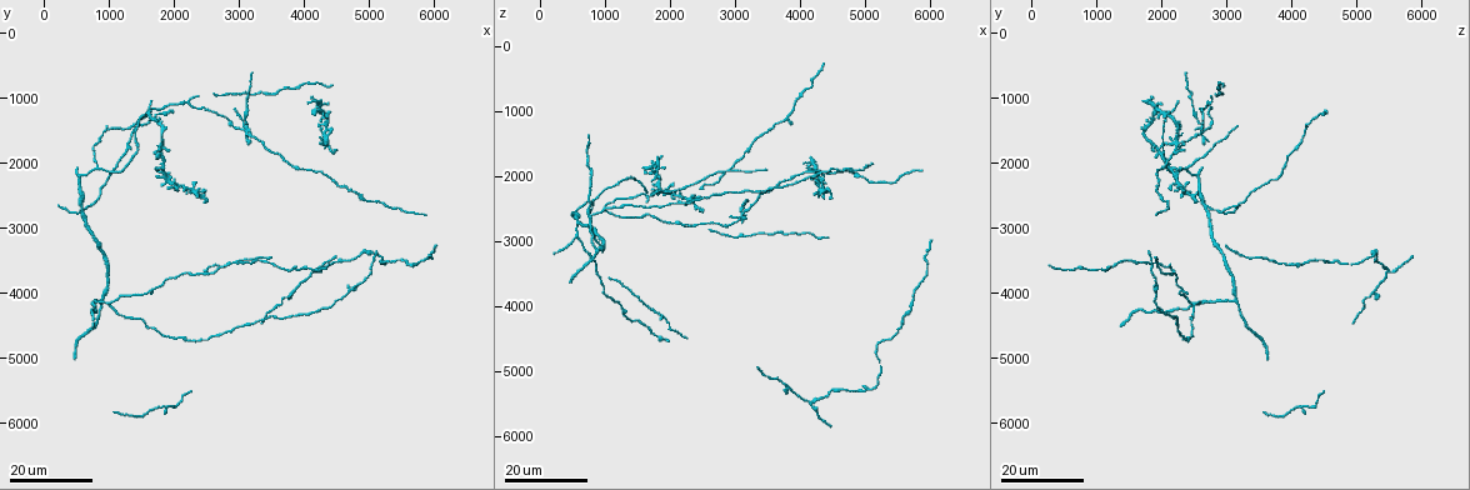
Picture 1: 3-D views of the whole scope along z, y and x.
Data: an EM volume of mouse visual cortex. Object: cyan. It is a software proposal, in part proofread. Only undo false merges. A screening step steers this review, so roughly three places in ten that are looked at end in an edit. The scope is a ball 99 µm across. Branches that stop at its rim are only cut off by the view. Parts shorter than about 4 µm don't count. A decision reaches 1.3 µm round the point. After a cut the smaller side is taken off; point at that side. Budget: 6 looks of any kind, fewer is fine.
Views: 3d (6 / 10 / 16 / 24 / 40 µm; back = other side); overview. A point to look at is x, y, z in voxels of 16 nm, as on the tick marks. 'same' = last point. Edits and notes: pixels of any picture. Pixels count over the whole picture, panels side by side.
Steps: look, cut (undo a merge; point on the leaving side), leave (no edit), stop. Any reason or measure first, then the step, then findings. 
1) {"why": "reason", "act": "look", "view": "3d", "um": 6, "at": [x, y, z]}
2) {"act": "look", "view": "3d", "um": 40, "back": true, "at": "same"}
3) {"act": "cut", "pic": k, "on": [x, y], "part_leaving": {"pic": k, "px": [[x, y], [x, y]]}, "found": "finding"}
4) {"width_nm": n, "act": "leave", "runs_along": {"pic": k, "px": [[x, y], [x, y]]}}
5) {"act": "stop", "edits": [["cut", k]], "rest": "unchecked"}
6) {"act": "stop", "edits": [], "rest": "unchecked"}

{"why": "narrows sharply", "act": "look", "view": "3d", "um": 16, "at": [1750, 5700, 4050]}

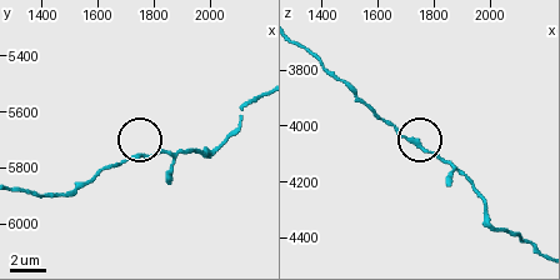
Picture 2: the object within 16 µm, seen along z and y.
{"why": "closer look", "act": "look", "view": "3d", "um": 6, "at": [1790, 5750, 4110]}

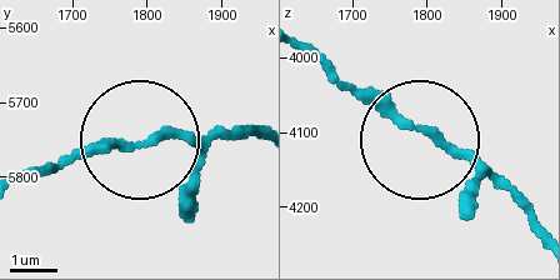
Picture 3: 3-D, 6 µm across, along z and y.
{"act": "leave", "found": "continuous, no second neuron"}

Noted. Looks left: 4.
{"act": "look", "view": "3d", "um": 24, "at": [3650, 4150, 5150]}

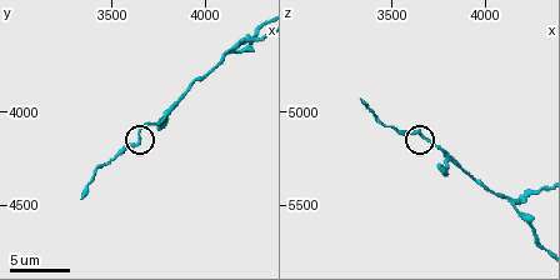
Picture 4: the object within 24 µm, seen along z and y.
{"why": "closer look", "act": "look", "view": "3d", "um": 6, "at": [3640, 4160, 5120]}

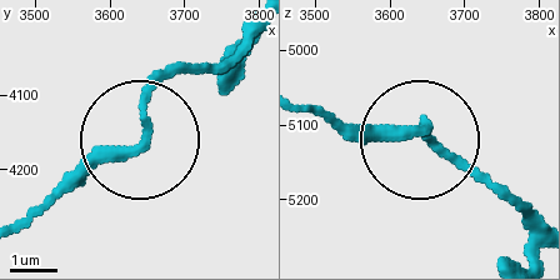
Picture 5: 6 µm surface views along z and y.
{"act": "leave", "runs_along": {"pic": 5, "px": [[533, 225], [425, 129], [334, 129]]}, "found": "continuous, no second neuron"}

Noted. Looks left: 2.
{"act": "look", "view": "3d", "um": 16, "at": [4140, 3680, 5500]}

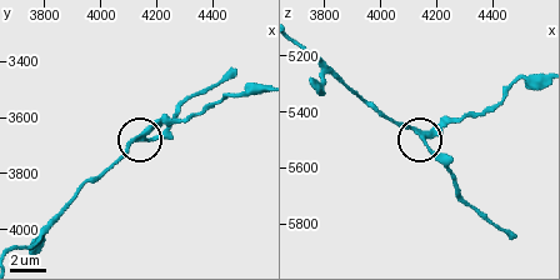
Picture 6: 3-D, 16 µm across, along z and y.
{"act": "look", "view": "3d", "um": 16, "back": true, "at": [4150, 3660, 5490]}

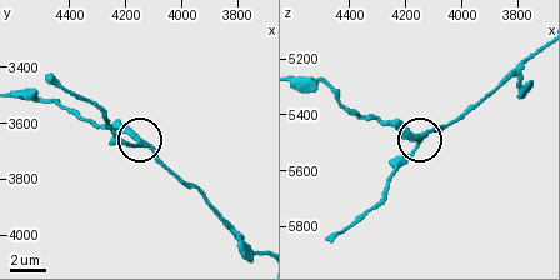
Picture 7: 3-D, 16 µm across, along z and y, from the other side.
{"width_nm": 240, "act": "leave", "runs_along": {"pic": 7, "px": [[300, 81], [408, 126], [418, 144], [396, 169]]}, "found": "all the same neuron"}

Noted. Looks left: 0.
{"act": "stop", "edits": [], "rest": "unchecked"}

